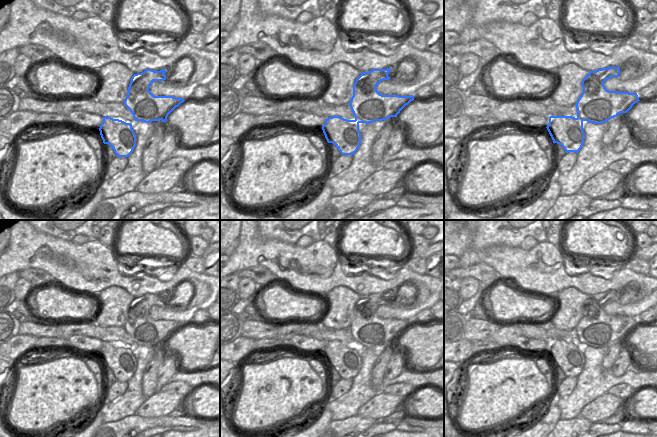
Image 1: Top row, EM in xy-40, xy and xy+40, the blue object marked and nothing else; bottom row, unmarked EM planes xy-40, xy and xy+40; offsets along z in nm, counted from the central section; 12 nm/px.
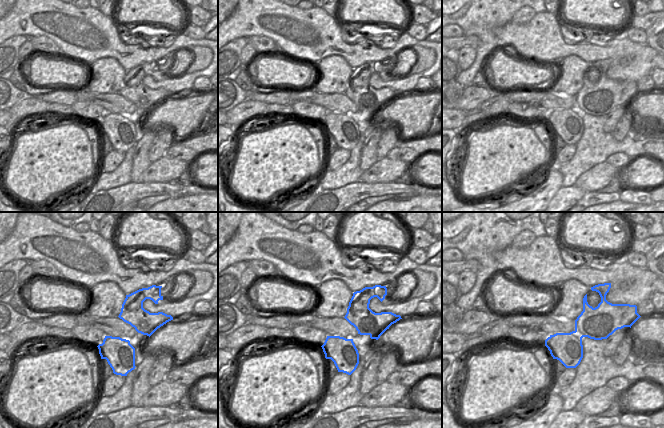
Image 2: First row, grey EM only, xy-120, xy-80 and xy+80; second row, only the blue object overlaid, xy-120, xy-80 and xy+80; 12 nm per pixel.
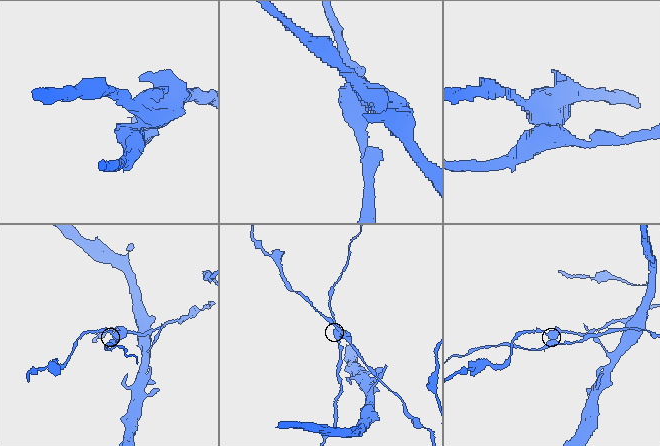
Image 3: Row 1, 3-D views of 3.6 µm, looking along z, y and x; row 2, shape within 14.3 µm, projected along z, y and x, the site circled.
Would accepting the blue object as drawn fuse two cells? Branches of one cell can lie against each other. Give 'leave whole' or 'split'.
split

